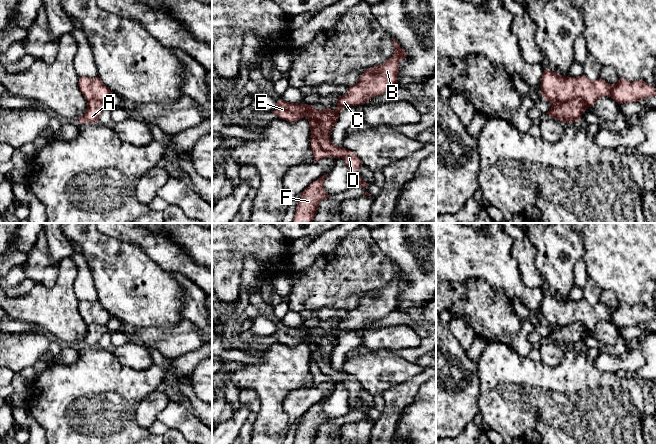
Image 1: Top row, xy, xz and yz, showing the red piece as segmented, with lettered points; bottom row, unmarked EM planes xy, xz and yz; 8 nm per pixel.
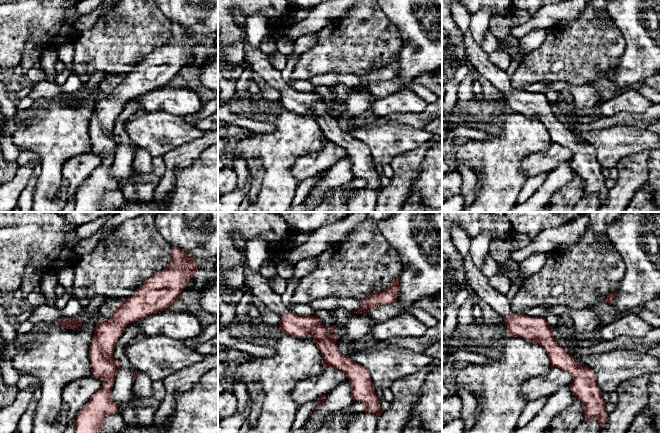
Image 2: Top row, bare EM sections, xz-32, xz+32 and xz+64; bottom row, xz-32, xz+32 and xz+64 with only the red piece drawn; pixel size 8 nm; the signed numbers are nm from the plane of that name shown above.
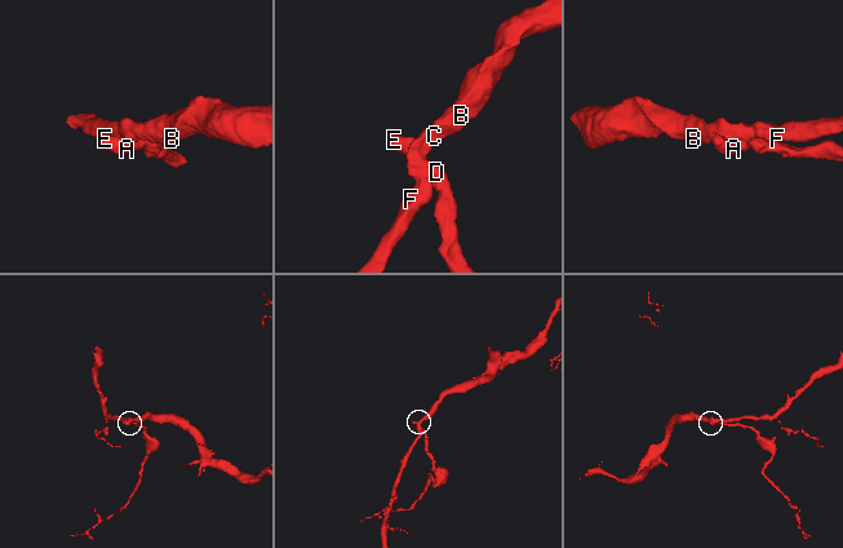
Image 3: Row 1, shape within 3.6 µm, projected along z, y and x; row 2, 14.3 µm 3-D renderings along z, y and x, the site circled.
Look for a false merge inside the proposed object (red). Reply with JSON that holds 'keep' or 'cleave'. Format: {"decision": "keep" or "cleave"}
{"decision": "cleave"}

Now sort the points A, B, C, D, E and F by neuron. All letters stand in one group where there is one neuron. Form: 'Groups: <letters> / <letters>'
Groups: A D E / B C F

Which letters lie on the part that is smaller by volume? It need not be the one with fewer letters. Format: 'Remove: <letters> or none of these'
Remove: A, D, E

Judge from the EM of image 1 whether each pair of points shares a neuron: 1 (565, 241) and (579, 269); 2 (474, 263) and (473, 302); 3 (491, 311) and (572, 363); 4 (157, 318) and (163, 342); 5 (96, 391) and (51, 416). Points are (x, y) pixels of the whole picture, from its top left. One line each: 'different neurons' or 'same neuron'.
1: different neurons
2: different neurons
3: different neurons
4: different neurons
5: same neuron

